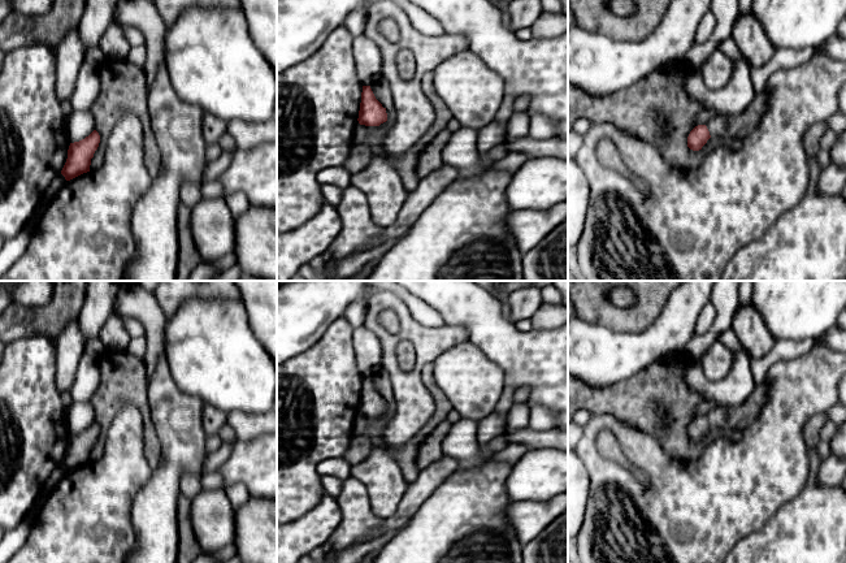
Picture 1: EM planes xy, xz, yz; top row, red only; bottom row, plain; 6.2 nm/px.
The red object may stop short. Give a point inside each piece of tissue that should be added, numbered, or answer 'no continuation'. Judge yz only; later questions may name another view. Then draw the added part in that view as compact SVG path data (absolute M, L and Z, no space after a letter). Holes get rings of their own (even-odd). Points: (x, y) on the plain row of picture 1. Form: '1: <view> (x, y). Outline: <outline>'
1: yz (732, 418). Outline: M760 384L755 386L752 394L739 406L715 406L706 413L710 426L725 434L732 430L743 432L758 419L764 407L765 397L767 385Z

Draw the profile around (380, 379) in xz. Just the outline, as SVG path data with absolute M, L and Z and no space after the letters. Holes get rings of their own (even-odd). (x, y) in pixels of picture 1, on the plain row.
M382 367L373 376L370 376L370 380L376 390L386 400L387 412L379 417L356 416L352 425L352 433L356 436L366 434L376 442L382 436L389 420L394 416L396 400L389 374Z

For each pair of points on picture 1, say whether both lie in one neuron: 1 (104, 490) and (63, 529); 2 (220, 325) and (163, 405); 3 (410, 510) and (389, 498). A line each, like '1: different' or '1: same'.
1: same
2: different
3: different

